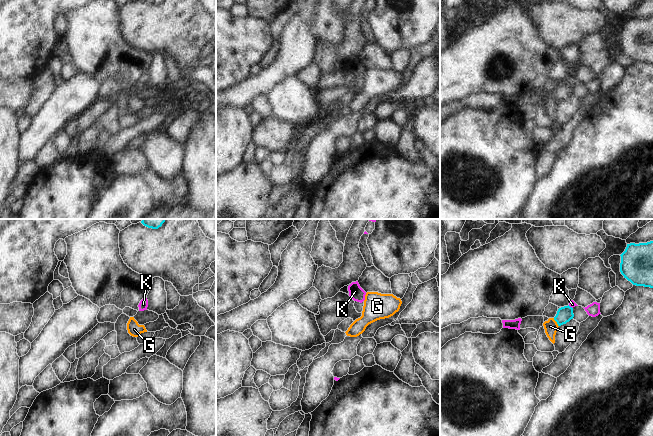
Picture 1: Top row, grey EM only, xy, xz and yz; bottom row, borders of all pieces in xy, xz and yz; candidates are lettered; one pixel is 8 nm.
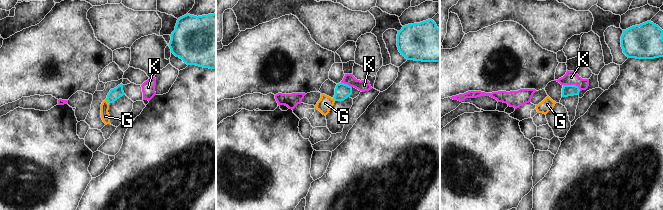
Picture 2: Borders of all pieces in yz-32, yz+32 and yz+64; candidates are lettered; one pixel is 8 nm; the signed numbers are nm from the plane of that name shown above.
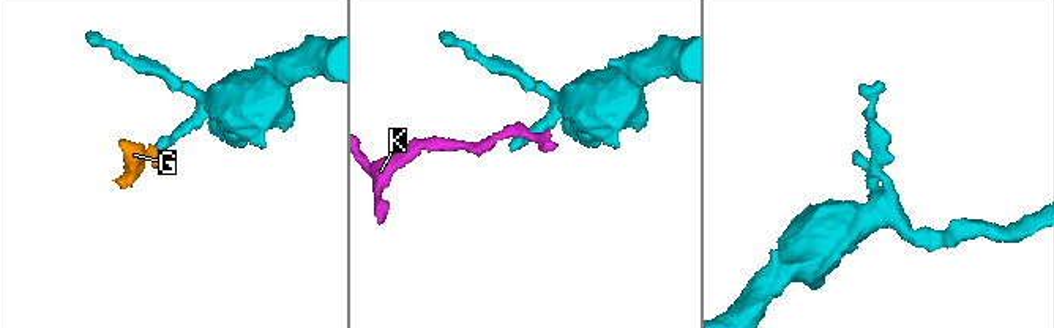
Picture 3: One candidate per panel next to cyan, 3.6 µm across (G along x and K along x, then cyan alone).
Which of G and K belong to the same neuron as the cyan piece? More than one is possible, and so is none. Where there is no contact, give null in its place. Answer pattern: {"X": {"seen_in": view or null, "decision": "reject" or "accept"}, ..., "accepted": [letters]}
{"G": {"seen_in": "yz", "decision": "reject"}, "K": {"seen_in": "yz", "decision": "reject"}, "accepted": []}

